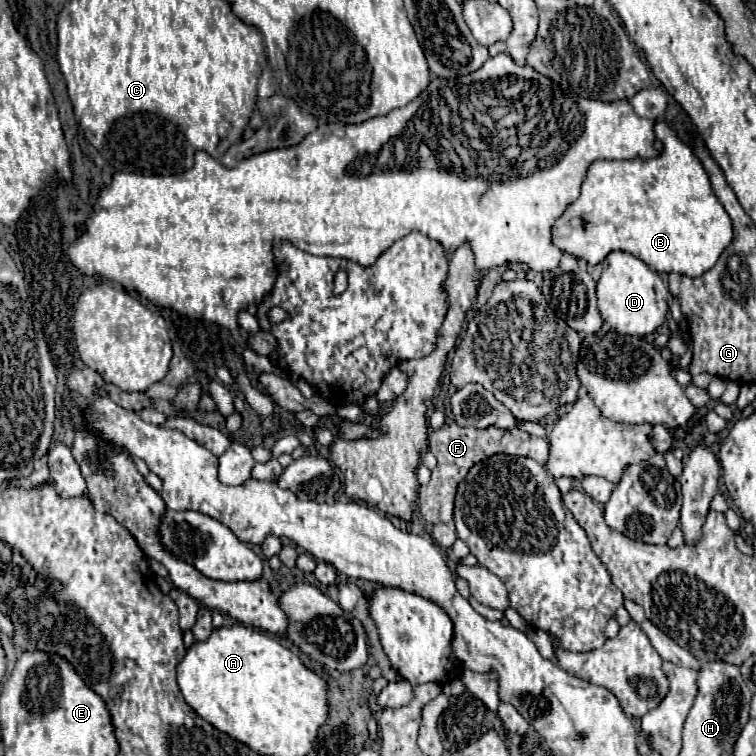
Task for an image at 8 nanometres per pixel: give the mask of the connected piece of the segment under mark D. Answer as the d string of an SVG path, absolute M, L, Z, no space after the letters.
M610 252L604 262L604 270L598 280L598 308L604 322L618 334L646 336L662 326L666 318L666 296L670 293L666 281L656 272L652 272L640 258L628 252Z

